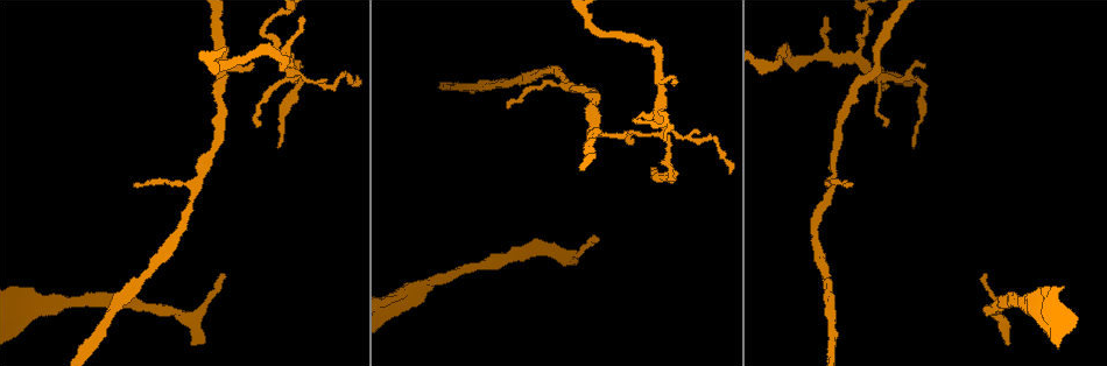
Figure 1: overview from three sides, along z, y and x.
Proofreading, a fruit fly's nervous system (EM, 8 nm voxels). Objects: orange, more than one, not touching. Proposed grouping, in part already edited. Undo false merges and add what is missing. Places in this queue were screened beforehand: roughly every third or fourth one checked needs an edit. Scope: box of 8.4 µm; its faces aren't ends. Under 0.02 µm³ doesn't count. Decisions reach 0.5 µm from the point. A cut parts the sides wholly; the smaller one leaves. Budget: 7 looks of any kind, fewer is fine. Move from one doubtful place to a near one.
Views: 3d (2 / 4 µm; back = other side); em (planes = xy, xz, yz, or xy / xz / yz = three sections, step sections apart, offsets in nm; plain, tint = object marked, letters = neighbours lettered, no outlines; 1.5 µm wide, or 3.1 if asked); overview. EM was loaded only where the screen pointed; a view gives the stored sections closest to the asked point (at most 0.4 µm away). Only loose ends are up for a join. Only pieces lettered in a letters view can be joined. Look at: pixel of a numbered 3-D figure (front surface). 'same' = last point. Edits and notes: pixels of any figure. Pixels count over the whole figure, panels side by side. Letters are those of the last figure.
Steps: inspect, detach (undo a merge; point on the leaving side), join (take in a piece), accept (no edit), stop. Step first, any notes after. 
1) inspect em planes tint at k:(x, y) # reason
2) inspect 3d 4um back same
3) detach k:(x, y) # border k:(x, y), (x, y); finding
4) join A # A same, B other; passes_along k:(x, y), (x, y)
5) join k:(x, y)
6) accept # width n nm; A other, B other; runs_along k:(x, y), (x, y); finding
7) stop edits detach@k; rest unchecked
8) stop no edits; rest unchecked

inspect 3d 2um at 1:(790, 60) # sharp bend

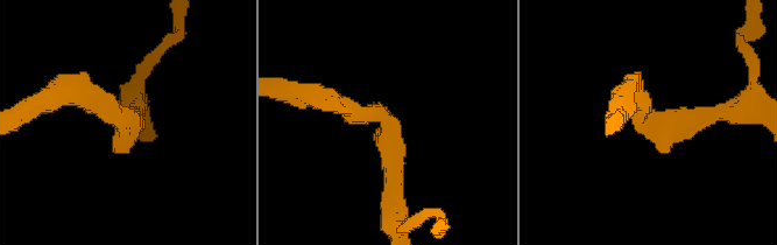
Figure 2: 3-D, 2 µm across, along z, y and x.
inspect em xz step 4 tint at 2:(651, 119) # arm_widths 190, 190 nm

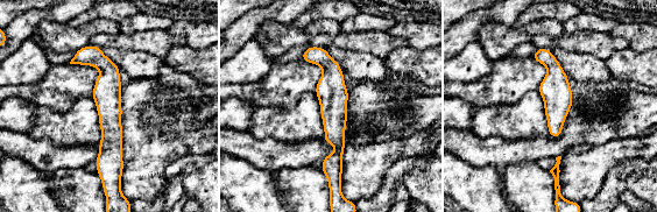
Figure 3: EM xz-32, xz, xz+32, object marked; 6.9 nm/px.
inspect em xy step 8 letters same

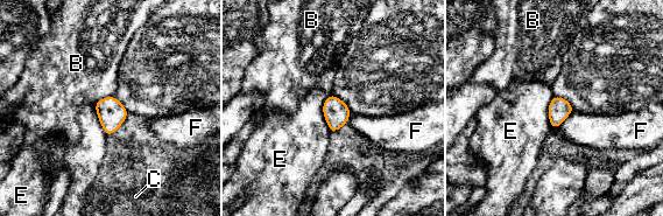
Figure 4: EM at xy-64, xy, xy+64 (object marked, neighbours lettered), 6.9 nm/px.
accept # B other, C other, E other, F other; one neuron here

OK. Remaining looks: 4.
inspect em planes letters at 1:(886, 125) # free end

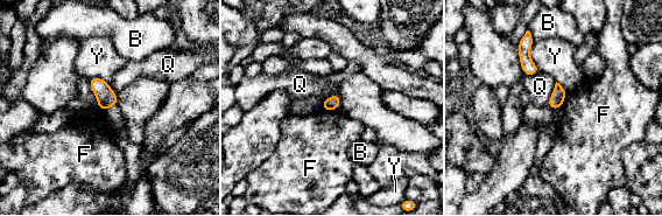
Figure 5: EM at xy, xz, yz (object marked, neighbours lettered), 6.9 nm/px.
accept # B other, F other, Q other, Y other; border 5:(568, 92), (562, 105); none of them fits

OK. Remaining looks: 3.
inspect em planes letters at 1:(572, 261) # branch stops here

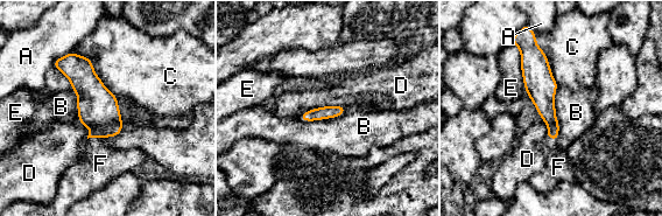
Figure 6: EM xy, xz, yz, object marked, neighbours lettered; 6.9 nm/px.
join F # A other, B other, C other, D other, E other, F same; passes_along 6:(98, 109), (96, 137), (100, 164); the neuron continues

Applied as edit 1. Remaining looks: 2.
stop edits join@6; rest unchecked

